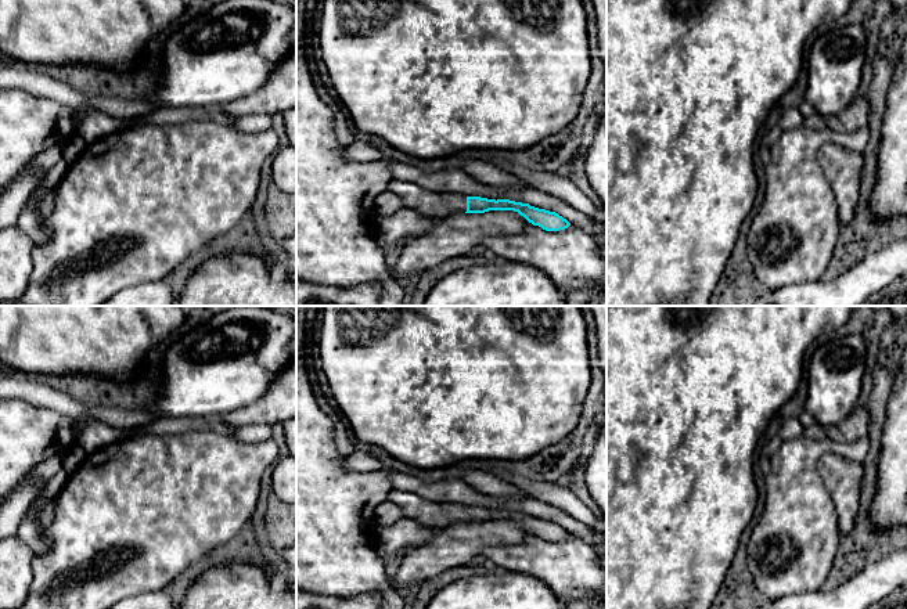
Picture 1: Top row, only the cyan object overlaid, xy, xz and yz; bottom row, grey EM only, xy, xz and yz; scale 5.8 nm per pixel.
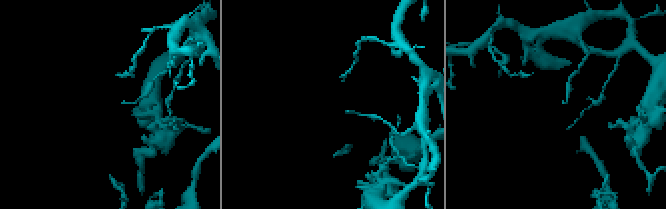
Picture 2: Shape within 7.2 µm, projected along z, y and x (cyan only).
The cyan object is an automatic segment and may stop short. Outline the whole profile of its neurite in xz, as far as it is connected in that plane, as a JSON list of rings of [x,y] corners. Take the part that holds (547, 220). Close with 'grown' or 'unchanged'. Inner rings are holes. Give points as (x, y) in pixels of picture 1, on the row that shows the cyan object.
[[[393,179],[388,184],[390,195],[402,199],[403,206],[414,209],[421,215],[433,217],[449,217],[457,213],[485,213],[489,210],[514,210],[523,216],[533,226],[546,231],[559,231],[571,223],[555,212],[539,209],[529,203],[510,199],[487,199],[481,197],[467,197],[463,194],[436,194],[414,183]]]; grown

